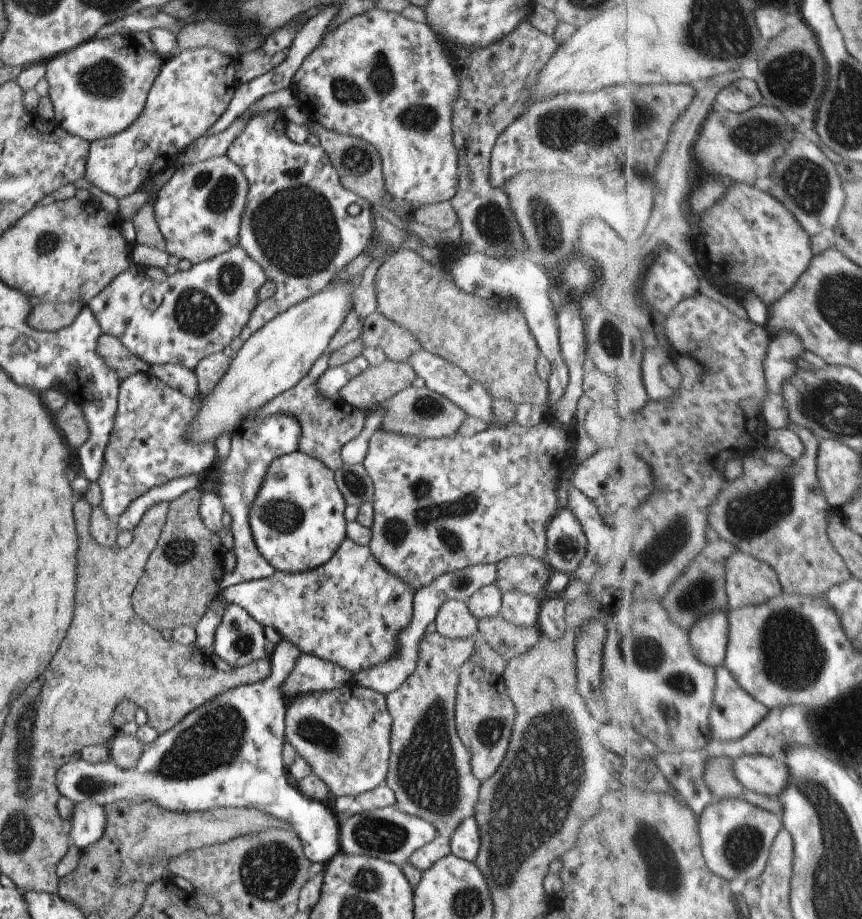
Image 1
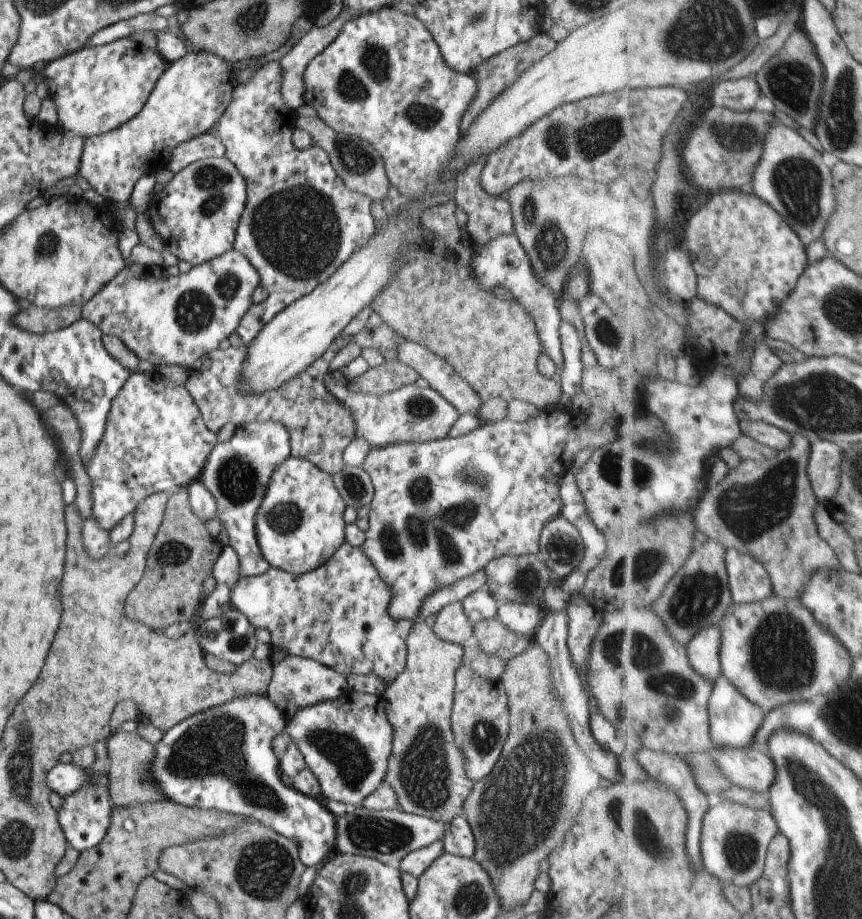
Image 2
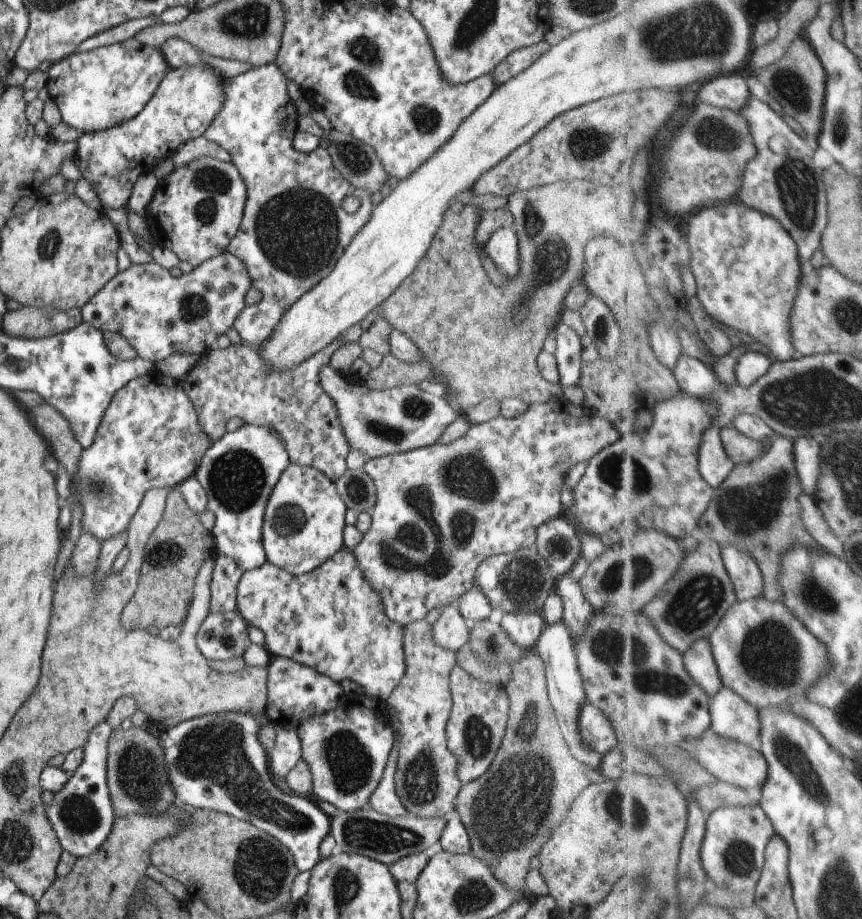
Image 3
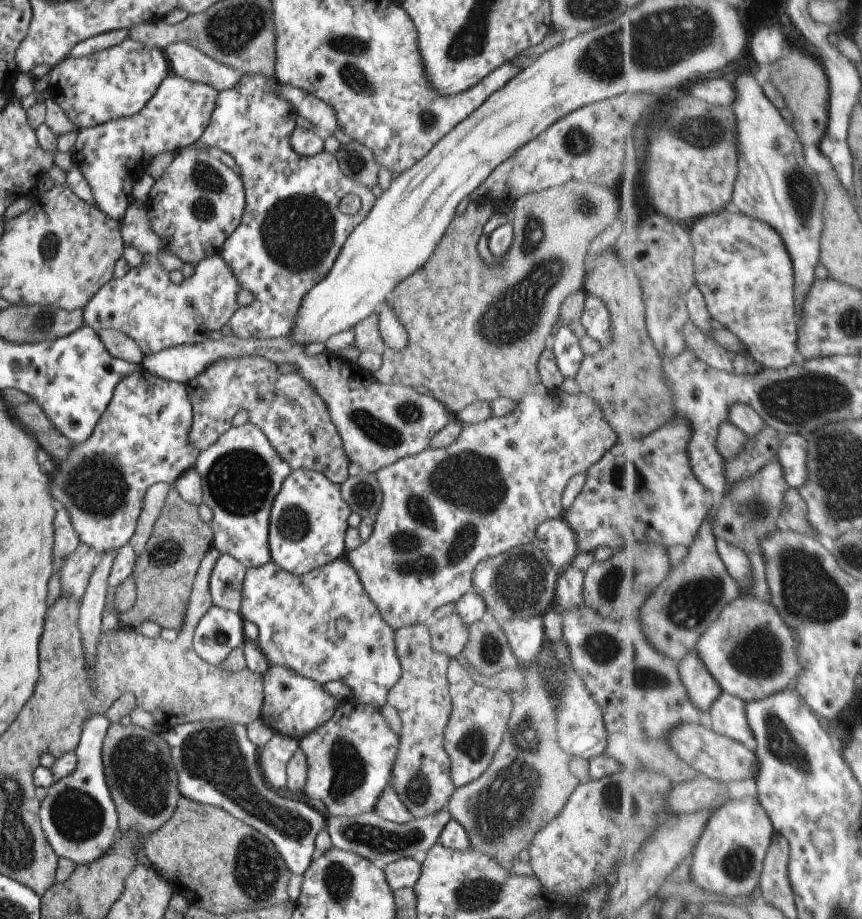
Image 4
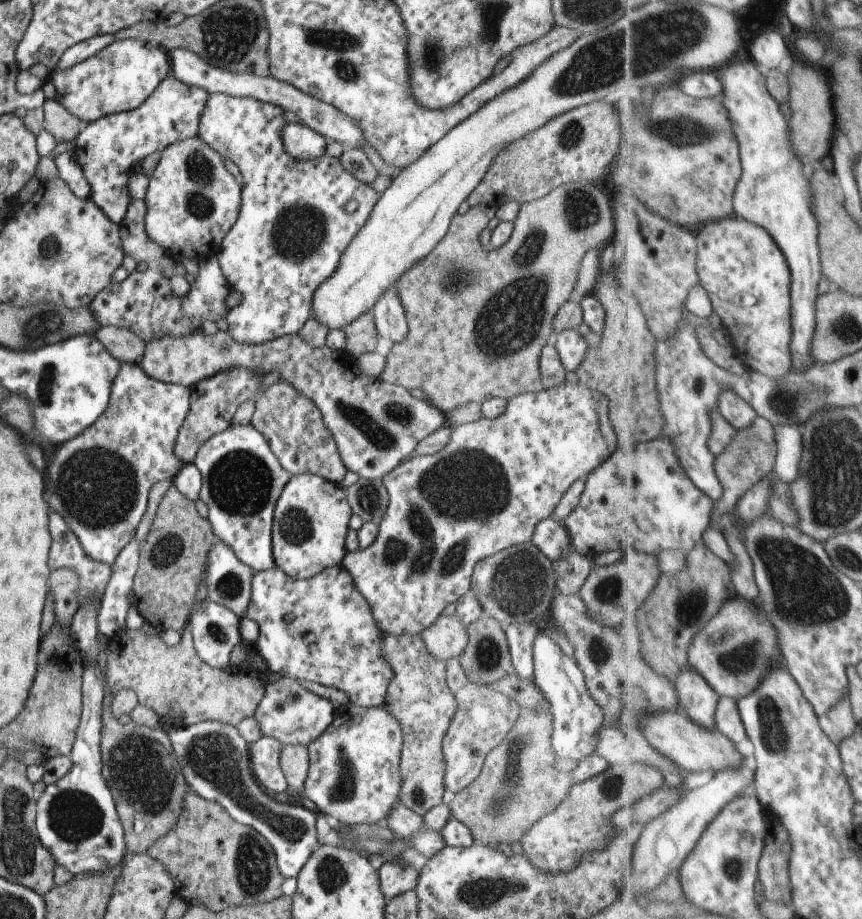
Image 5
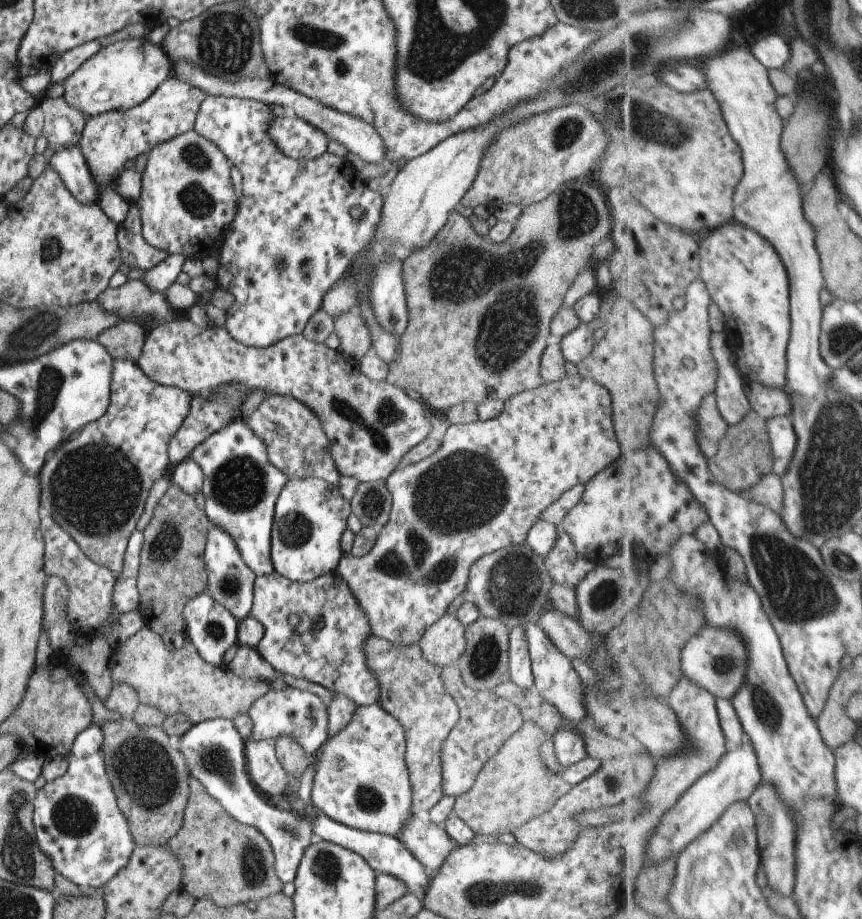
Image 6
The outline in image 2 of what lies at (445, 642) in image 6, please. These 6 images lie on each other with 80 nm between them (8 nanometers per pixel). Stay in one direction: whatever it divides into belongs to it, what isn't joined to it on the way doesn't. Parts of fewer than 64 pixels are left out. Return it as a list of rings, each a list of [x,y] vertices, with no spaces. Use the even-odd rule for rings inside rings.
[[[460,602],[442,606],[433,620],[433,632],[441,639],[462,645],[472,635],[472,623]]]

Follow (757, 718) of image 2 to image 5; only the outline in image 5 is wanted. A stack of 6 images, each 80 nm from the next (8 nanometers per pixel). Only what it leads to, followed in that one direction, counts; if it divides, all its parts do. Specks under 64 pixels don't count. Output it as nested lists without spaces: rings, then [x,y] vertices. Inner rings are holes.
[[[722,697],[716,710],[717,728],[735,744],[745,742],[749,738],[744,725],[738,702],[729,697]]]

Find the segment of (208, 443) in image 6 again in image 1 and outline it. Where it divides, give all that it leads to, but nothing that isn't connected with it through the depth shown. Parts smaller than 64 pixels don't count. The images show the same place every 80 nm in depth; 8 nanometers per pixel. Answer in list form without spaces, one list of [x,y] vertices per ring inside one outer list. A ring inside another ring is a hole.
[[[290,414],[251,417],[232,430],[227,458],[221,463],[218,460],[214,462],[212,469],[214,472],[217,471],[219,482],[213,493],[221,501],[223,510],[231,516],[229,526],[233,538],[231,550],[235,557],[234,569],[231,572],[225,572],[220,580],[221,590],[239,583],[261,580],[274,573],[274,568],[259,554],[253,542],[248,525],[248,510],[271,459],[295,450],[301,433],[297,419]]]

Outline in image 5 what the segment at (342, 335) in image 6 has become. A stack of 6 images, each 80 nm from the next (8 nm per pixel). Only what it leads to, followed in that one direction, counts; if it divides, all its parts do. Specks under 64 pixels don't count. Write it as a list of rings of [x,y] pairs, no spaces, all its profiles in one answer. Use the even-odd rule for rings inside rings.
[[[371,310],[359,315],[340,330],[344,332],[346,338],[343,350],[349,352],[351,356],[356,358],[360,354],[375,350],[378,336]]]

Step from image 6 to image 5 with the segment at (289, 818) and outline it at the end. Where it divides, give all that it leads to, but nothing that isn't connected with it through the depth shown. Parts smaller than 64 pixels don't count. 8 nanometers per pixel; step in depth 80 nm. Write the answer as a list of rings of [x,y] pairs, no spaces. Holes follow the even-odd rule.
[[[201,721],[164,729],[188,790],[221,805],[239,824],[250,826],[270,844],[279,872],[284,878],[296,877],[318,846],[315,840],[316,814],[296,805],[290,798],[276,800],[257,784],[250,768],[249,745],[233,725]]]

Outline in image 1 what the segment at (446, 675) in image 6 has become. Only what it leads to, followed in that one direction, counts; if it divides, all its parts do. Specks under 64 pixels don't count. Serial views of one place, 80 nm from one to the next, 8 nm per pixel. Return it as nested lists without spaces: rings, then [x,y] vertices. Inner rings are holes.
[[[465,661],[460,668],[454,696],[454,723],[457,736],[470,752],[470,770],[479,781],[494,773],[507,752],[516,708],[503,688],[503,680],[477,663]]]

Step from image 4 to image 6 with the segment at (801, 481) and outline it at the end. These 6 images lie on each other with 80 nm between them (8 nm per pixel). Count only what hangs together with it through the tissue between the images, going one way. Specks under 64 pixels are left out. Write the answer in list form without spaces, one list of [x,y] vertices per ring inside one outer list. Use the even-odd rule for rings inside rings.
[[[791,416],[768,420],[768,431],[774,452],[774,473],[783,478],[793,462],[798,445],[798,434]]]

